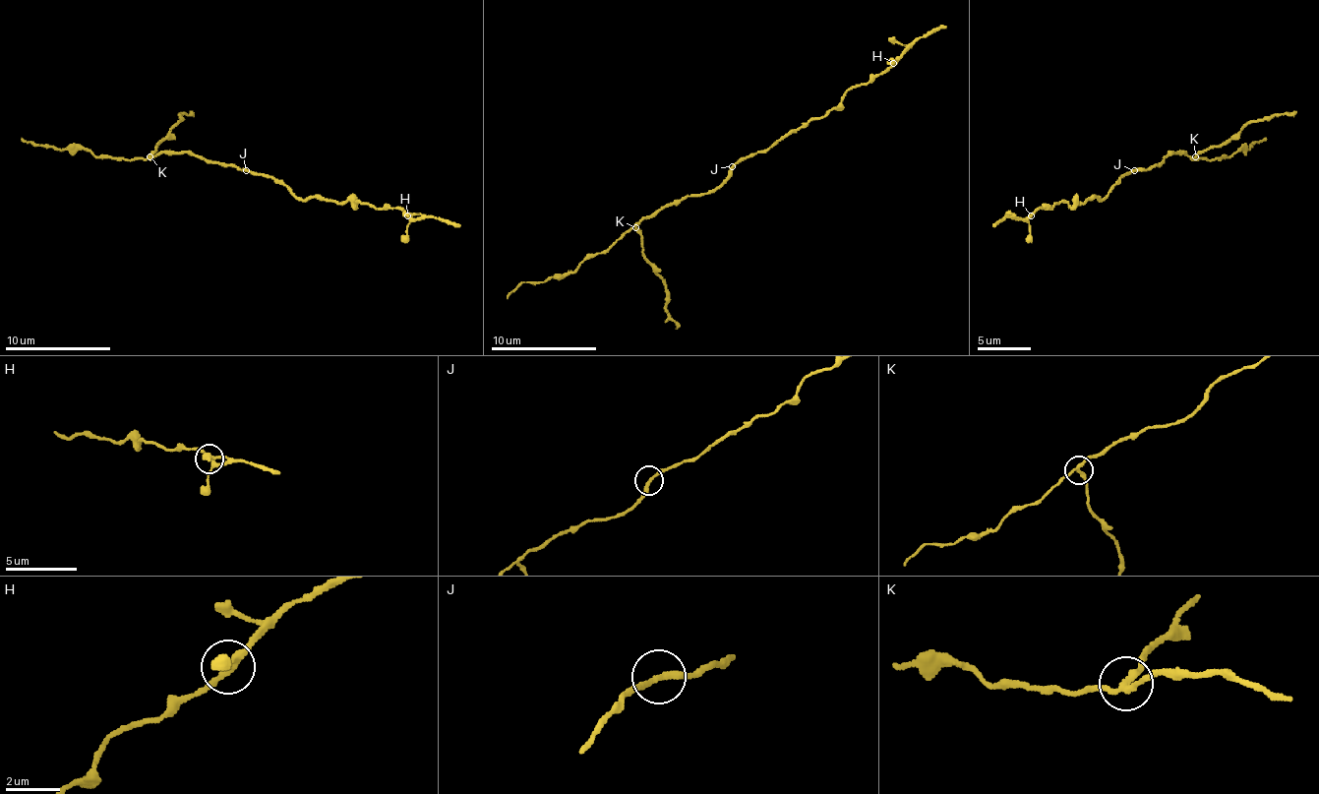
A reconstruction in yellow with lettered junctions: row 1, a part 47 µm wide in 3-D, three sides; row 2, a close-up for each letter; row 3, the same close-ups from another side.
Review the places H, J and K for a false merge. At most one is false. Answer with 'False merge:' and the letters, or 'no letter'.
False merge: K

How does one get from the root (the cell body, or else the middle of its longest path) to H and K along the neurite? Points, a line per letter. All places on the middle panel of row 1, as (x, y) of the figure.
H: (732, 168), (755, 152), (766, 152), (782, 137), (813, 118), (827, 116), (848, 90), (872, 82), (893, 63)
K: (732, 168), (713, 190), (666, 203), (636, 227)

